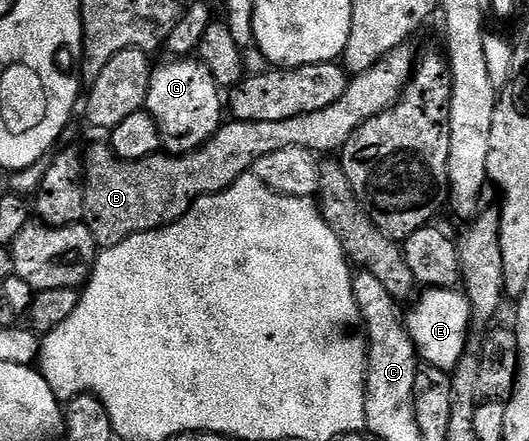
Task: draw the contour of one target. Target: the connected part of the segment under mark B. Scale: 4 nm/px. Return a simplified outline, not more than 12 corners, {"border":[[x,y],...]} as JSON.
{"border":[[396,46],[340,102],[223,123],[183,156],[84,152],[85,224],[102,248],[174,224],[264,154],[342,147],[402,96]]}

